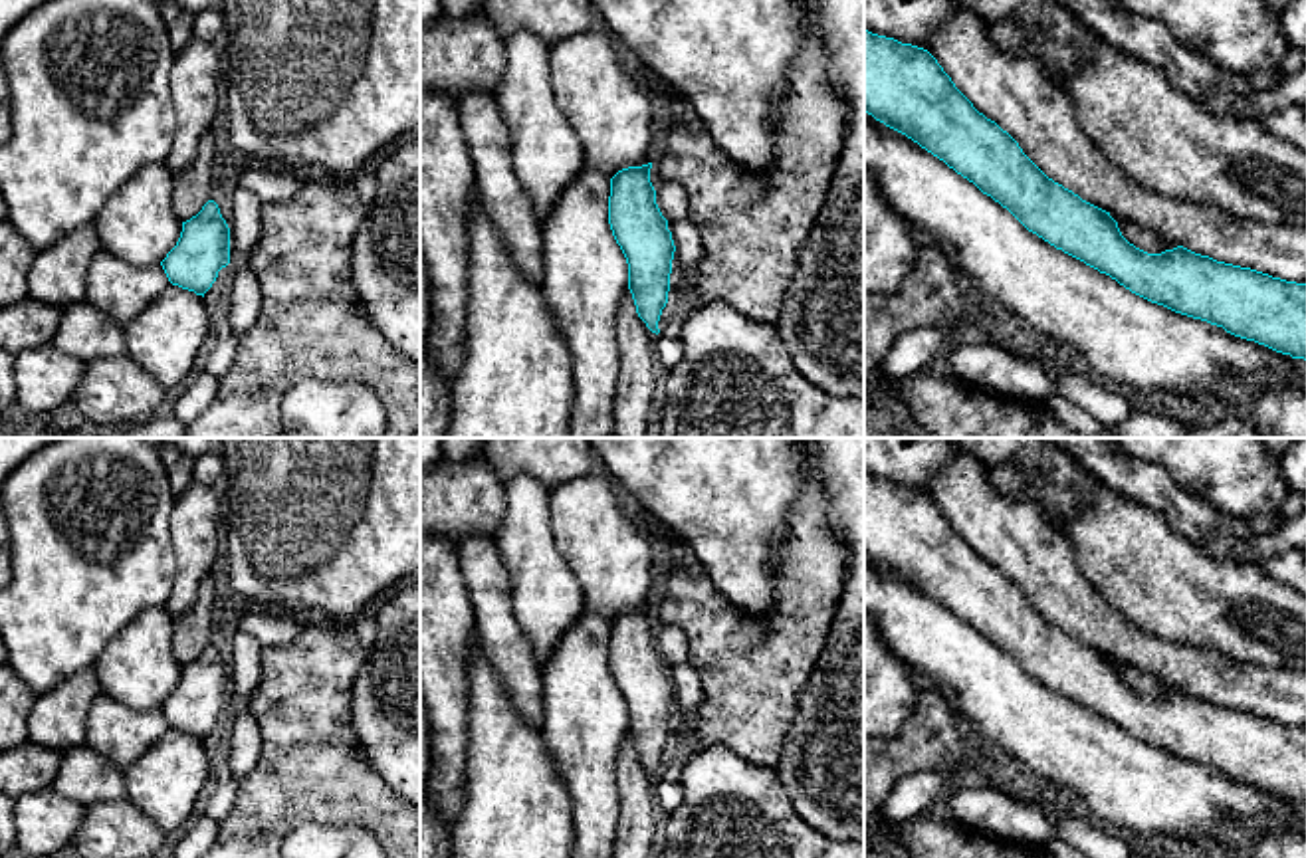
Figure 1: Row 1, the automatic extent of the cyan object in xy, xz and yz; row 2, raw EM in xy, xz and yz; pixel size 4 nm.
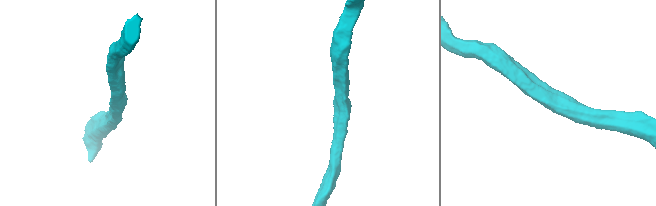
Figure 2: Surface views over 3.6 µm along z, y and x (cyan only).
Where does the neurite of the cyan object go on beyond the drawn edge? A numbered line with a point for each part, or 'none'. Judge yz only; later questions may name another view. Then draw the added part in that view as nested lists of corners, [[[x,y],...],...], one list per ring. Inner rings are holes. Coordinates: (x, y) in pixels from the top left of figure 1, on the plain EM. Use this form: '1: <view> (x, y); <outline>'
none

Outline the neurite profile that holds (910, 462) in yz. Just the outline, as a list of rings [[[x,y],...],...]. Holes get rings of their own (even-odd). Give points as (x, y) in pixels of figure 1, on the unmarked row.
[[[864,438],[864,474],[929,495],[927,483],[957,452],[967,452],[957,438]]]

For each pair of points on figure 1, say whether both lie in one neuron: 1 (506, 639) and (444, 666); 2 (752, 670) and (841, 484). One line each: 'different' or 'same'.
1: different
2: different

